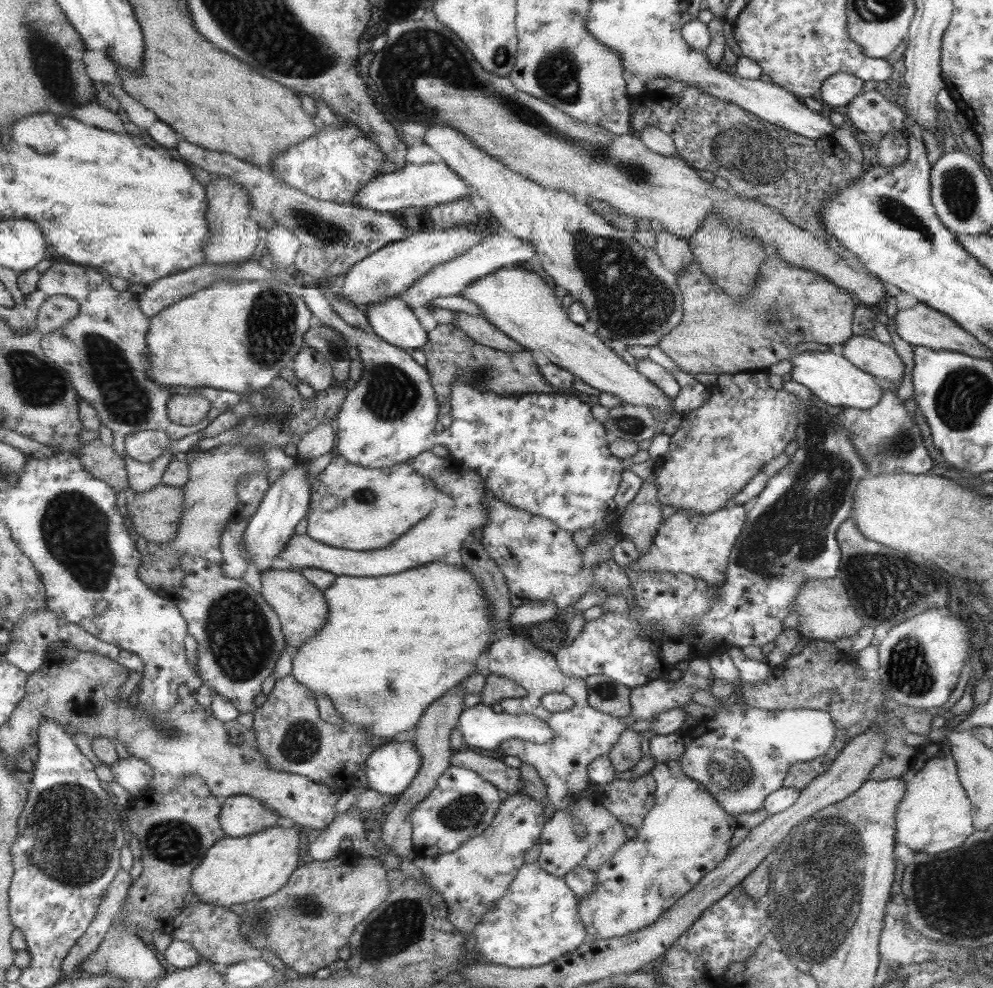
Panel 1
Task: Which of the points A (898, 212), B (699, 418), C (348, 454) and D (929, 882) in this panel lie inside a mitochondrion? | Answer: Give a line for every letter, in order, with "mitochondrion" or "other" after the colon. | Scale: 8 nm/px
A: mitochondrion
B: other
C: other
D: mitochondrion

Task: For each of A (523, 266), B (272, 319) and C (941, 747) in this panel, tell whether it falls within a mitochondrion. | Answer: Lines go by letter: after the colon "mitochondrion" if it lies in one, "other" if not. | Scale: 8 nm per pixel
A: other
B: mitochondrion
C: other

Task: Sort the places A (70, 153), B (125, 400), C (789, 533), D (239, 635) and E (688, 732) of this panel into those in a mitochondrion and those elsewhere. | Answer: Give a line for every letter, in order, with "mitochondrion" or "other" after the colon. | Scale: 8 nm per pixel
A: other
B: mitochondrion
C: mitochondrion
D: mitochondrion
E: other

